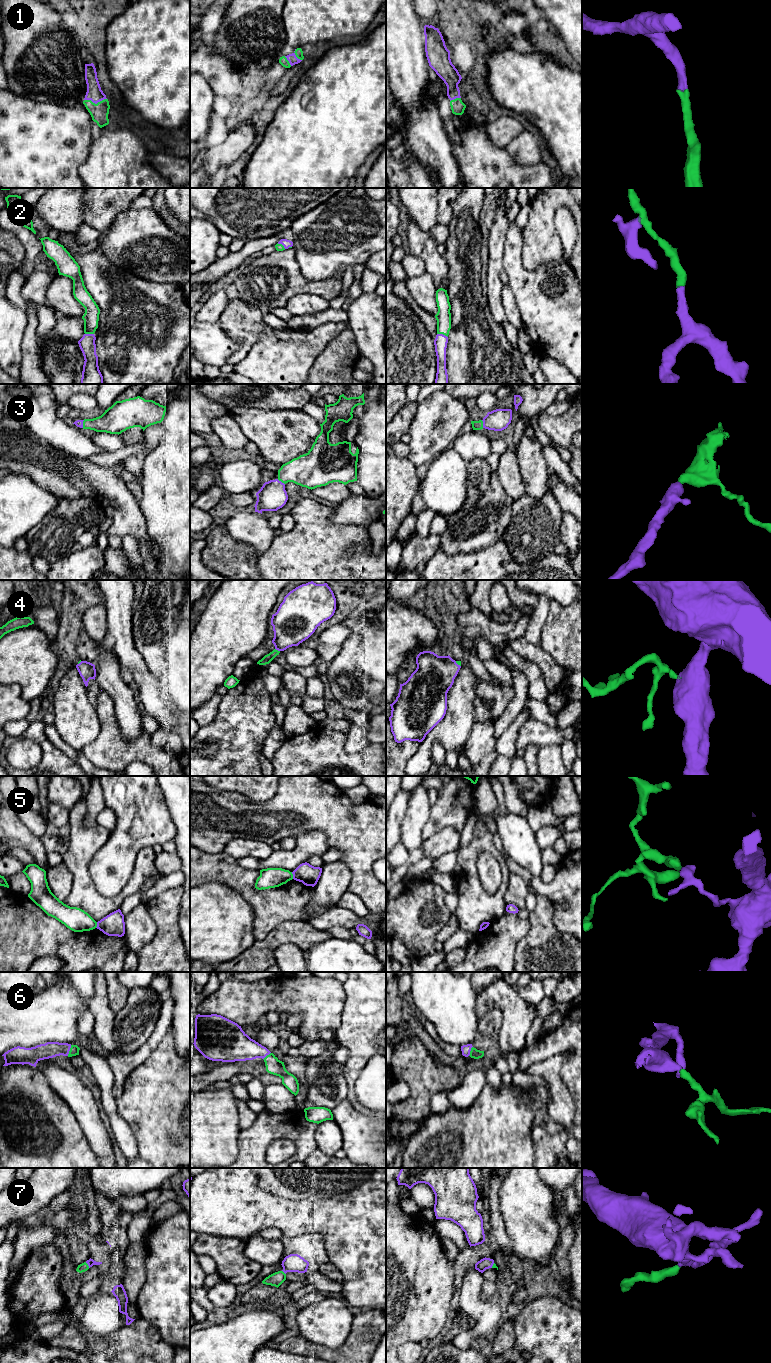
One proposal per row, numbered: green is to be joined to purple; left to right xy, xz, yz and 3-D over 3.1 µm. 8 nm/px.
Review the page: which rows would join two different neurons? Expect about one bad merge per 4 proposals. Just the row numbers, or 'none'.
5

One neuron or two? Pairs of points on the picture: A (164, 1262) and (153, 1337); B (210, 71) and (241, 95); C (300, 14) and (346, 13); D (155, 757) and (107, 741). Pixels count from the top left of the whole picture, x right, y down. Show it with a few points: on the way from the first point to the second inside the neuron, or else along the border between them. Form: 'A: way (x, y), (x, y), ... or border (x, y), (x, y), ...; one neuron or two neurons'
A: border (140, 1316), (149, 1321), (169, 1344); two neurons
B: way (218, 73), (233, 87); one neuron
C: way (311, 14), (335, 13); one neuron
D: way (143, 753), (119, 752); one neuron

